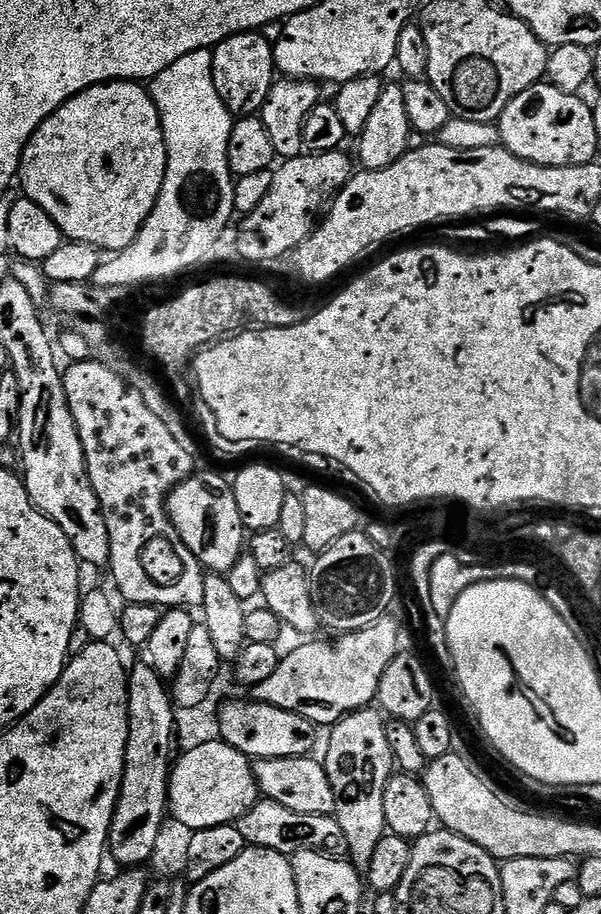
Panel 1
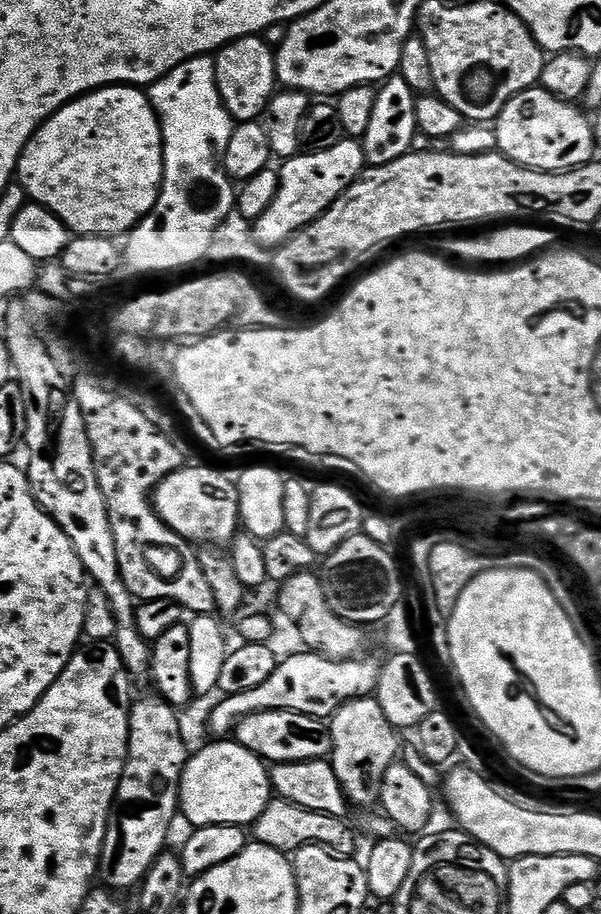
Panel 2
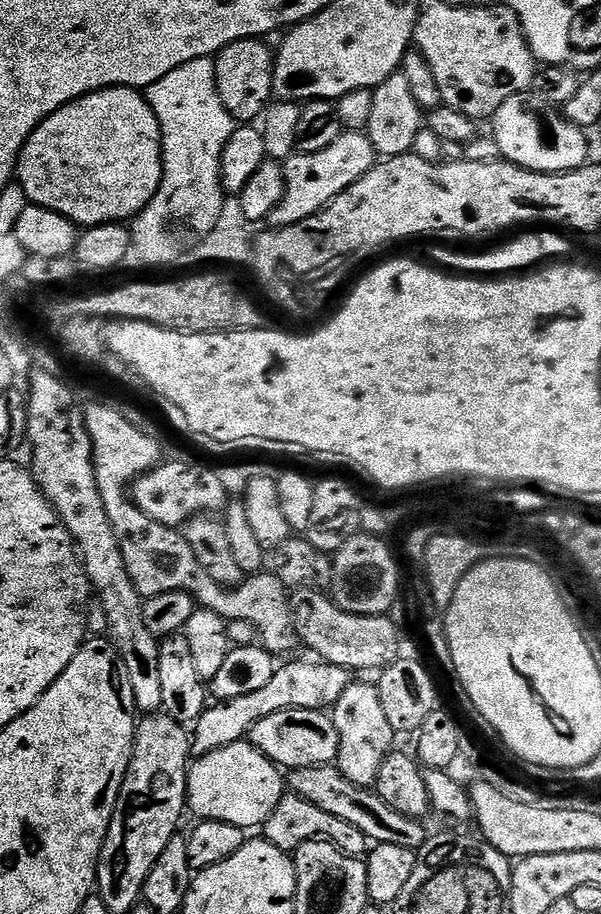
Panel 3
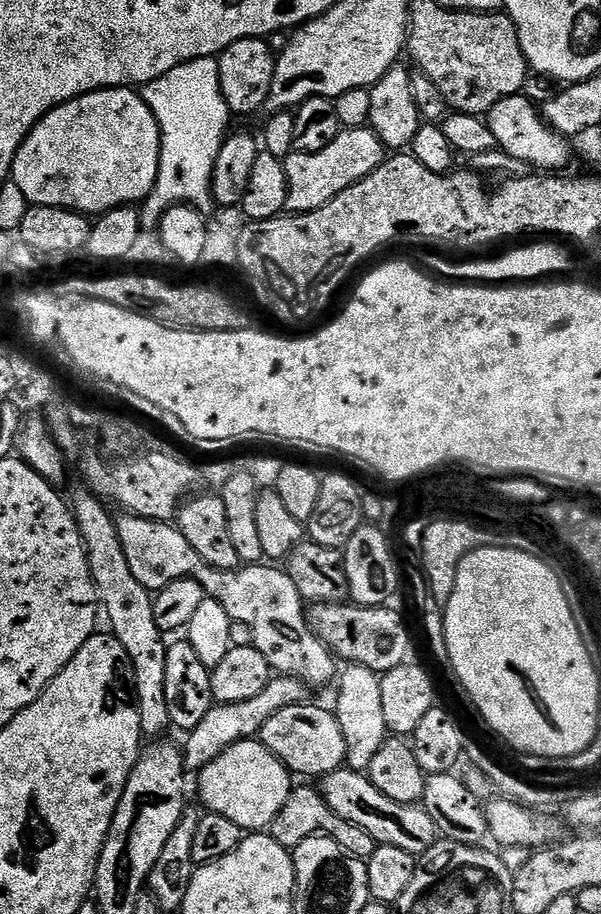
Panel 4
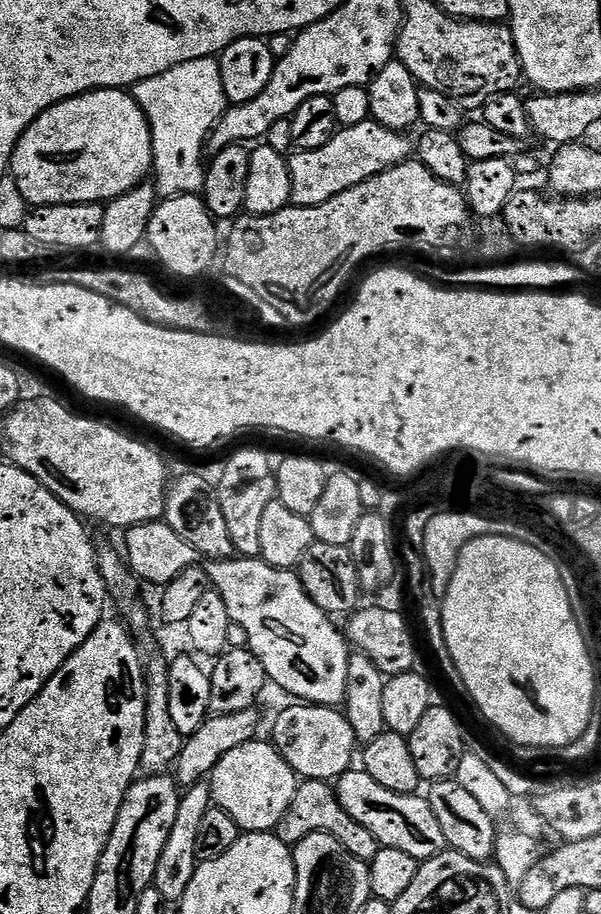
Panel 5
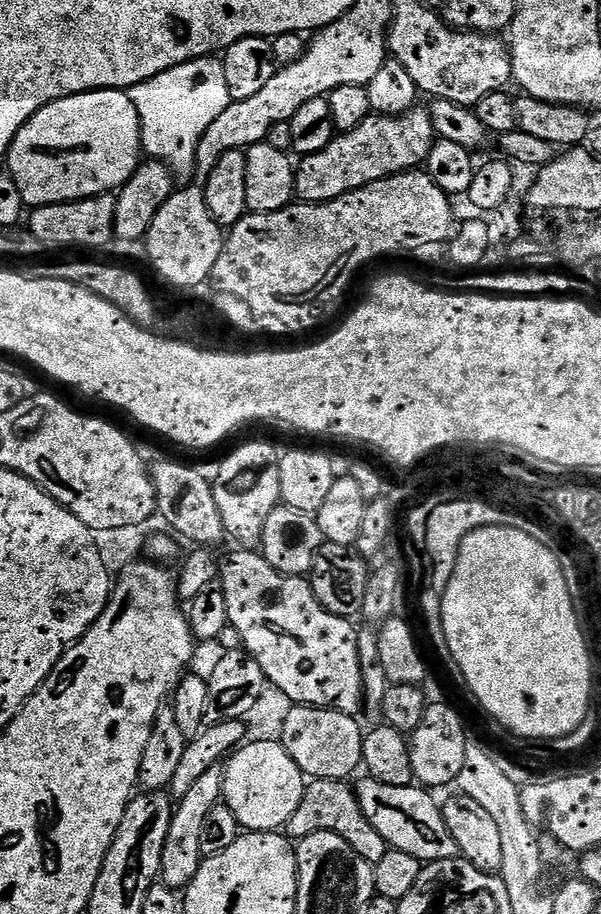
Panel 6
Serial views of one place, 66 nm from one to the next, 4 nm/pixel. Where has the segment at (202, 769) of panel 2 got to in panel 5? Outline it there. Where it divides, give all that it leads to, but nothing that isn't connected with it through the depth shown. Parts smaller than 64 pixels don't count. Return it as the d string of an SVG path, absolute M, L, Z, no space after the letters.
M257 738L230 750L210 777L213 805L226 810L244 832L275 830L282 814L290 810L290 802L294 802L298 783L296 771L284 761L276 745L271 742L263 744L262 740Z

